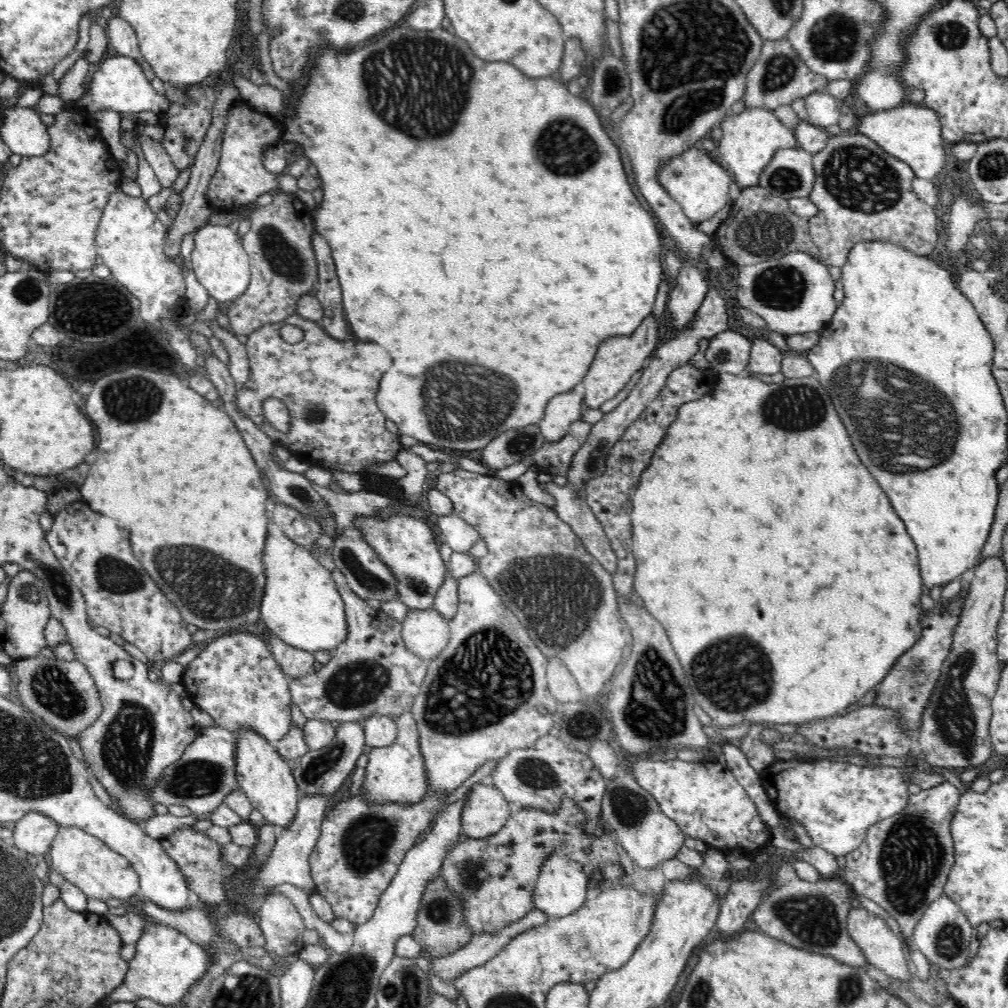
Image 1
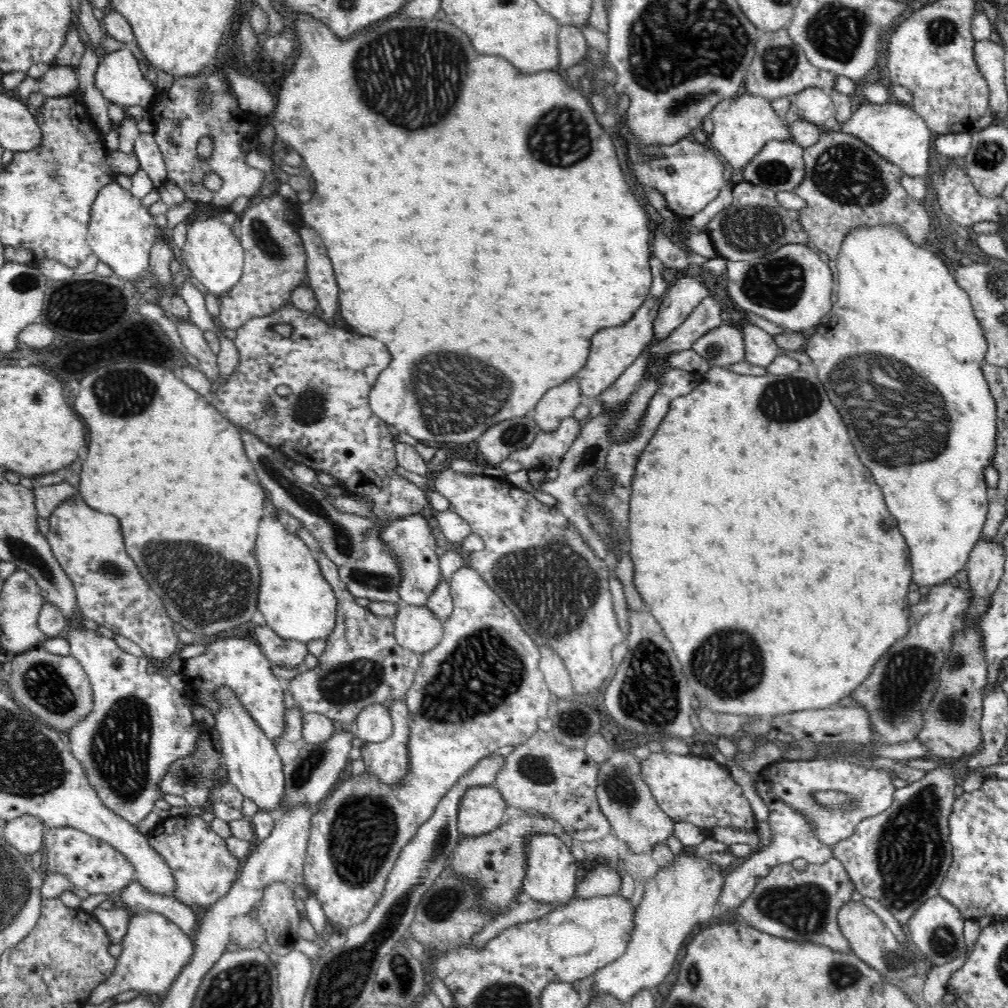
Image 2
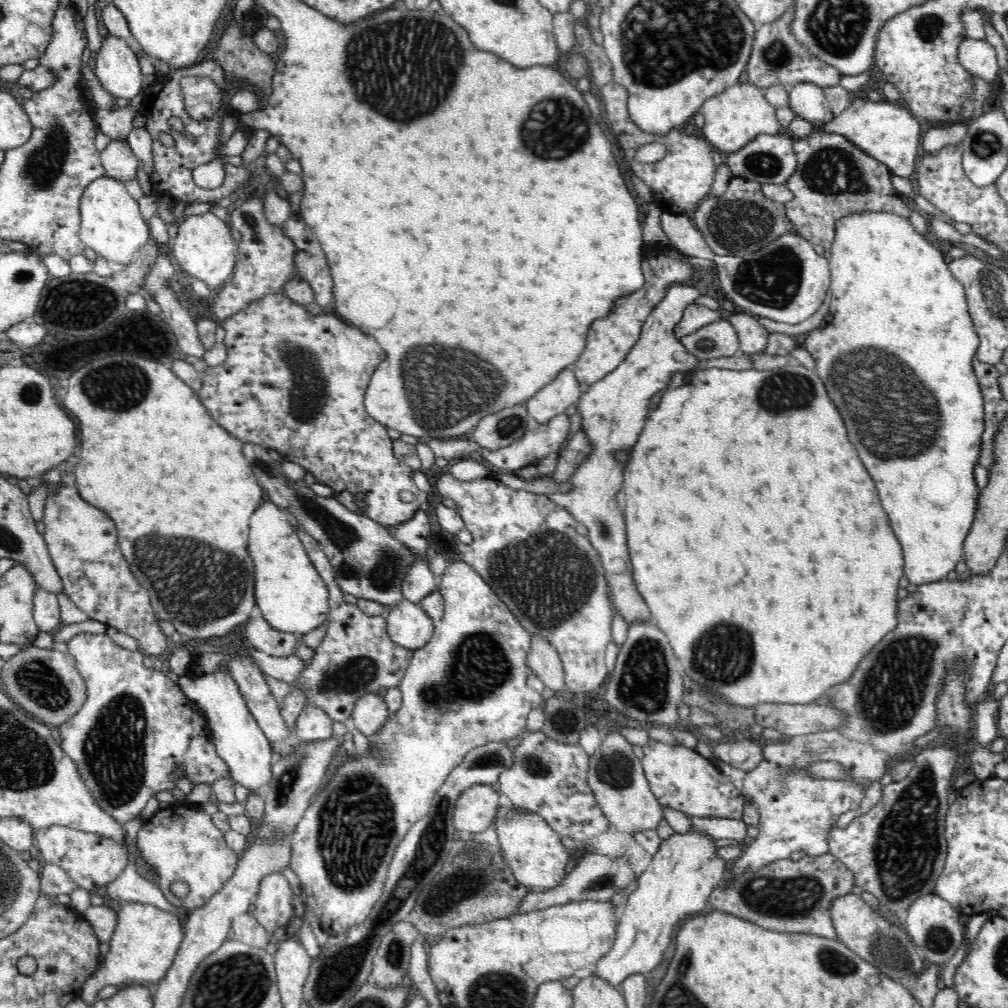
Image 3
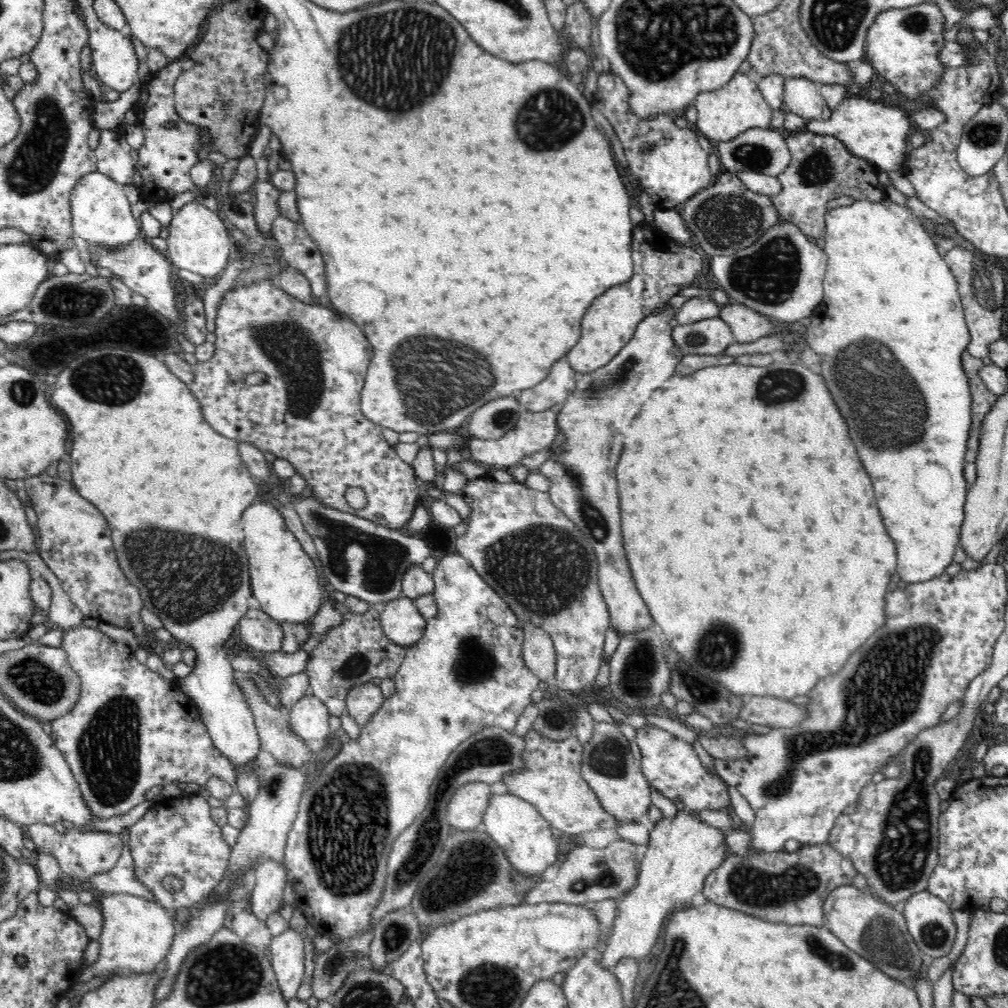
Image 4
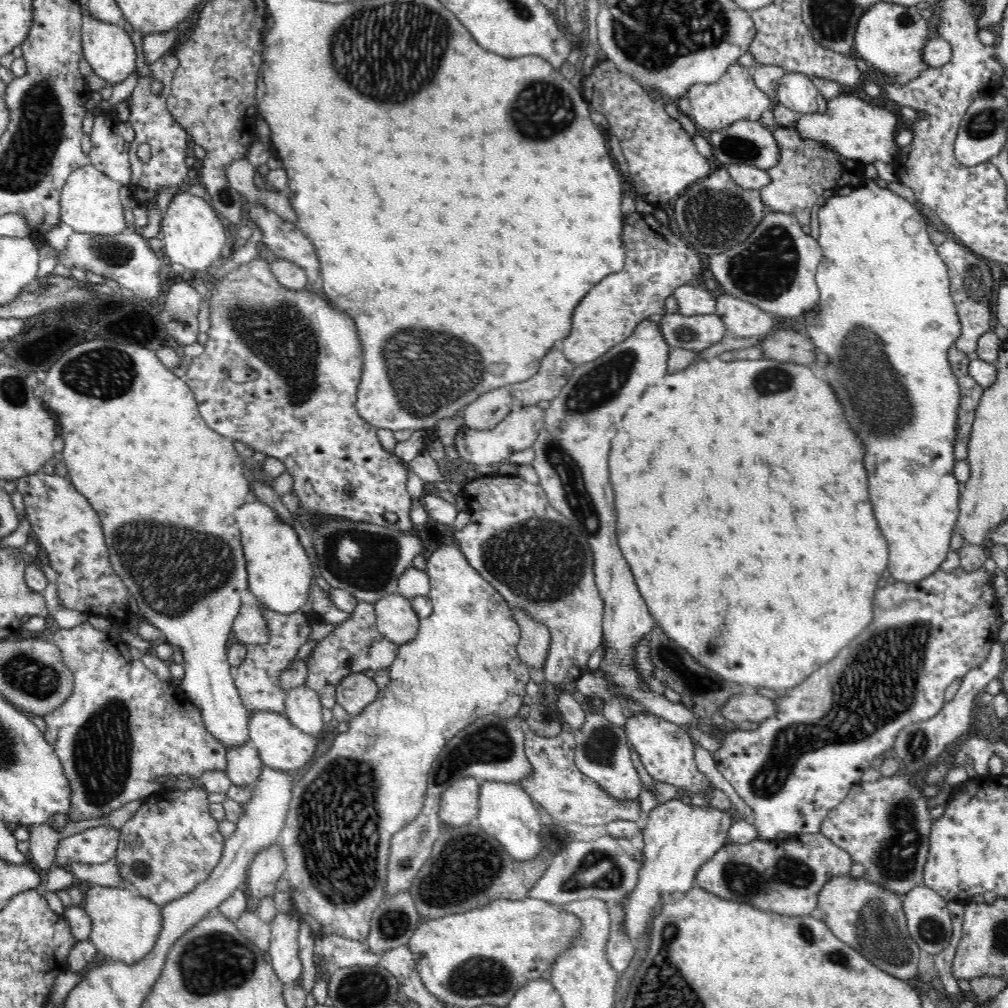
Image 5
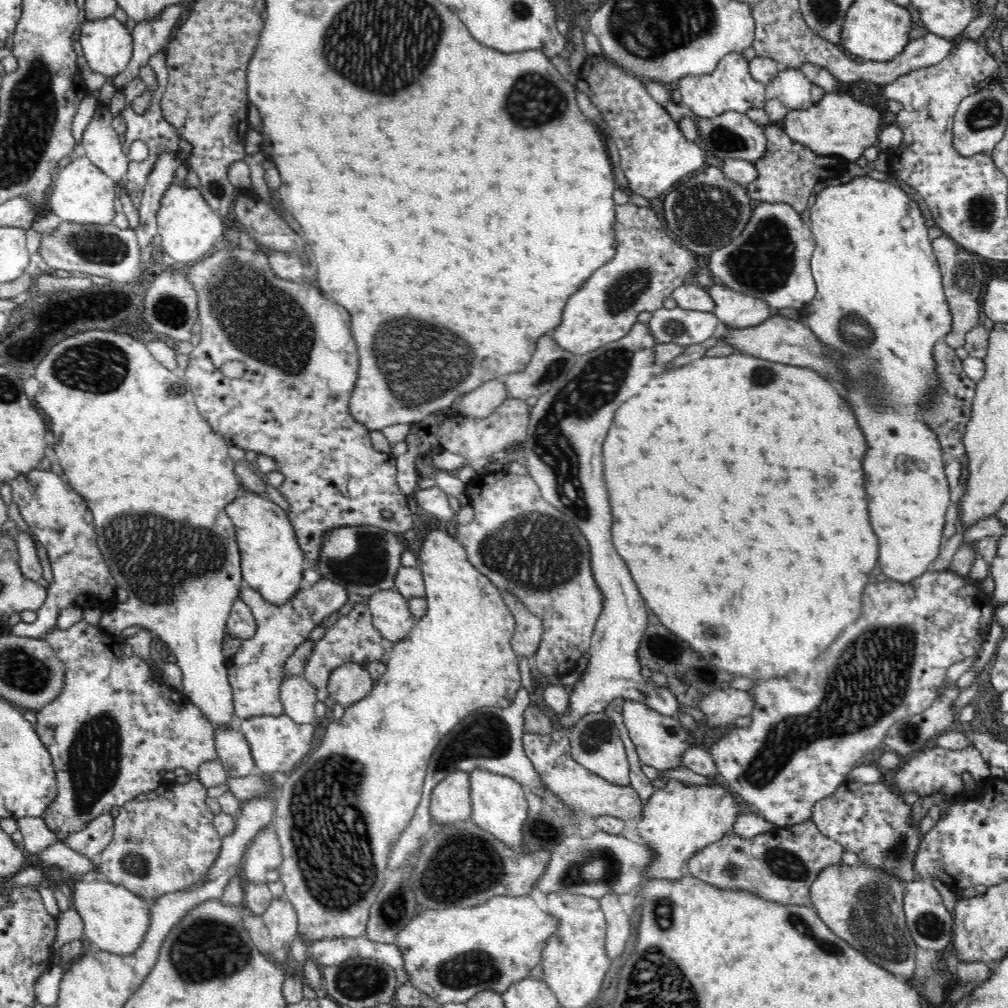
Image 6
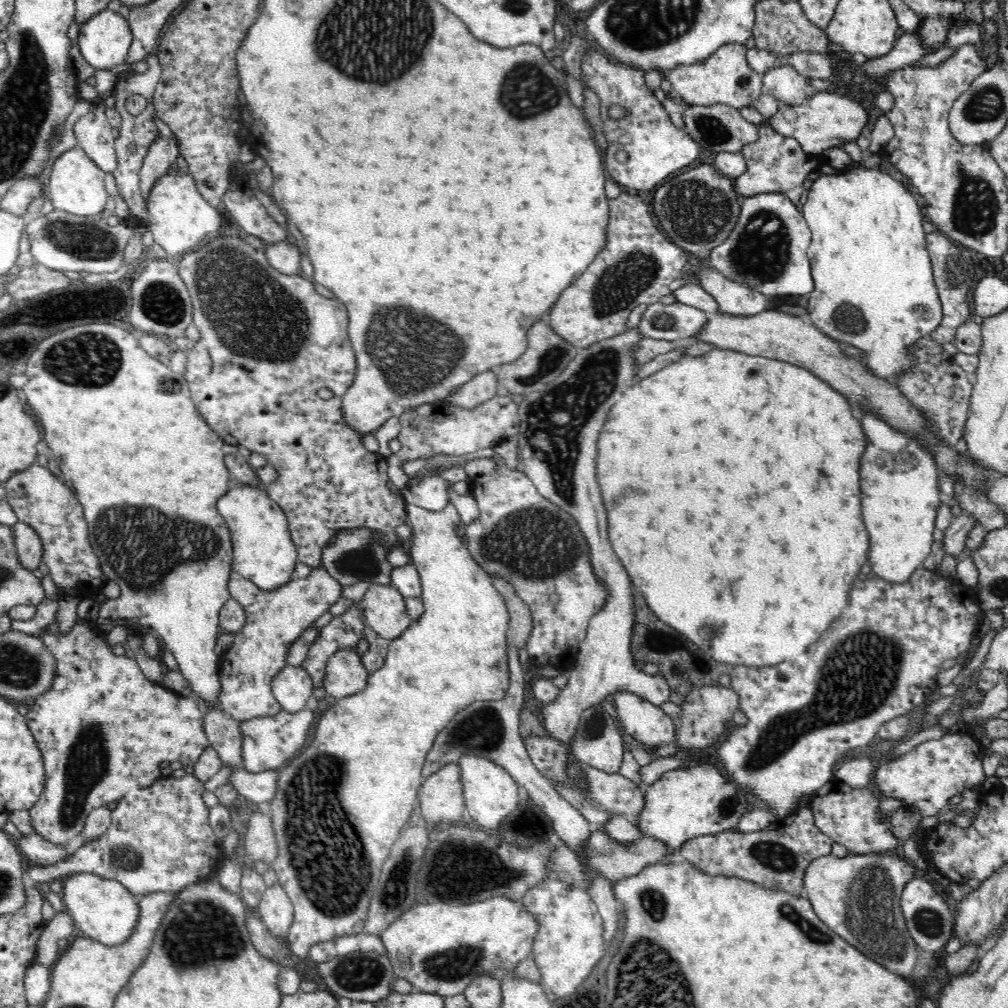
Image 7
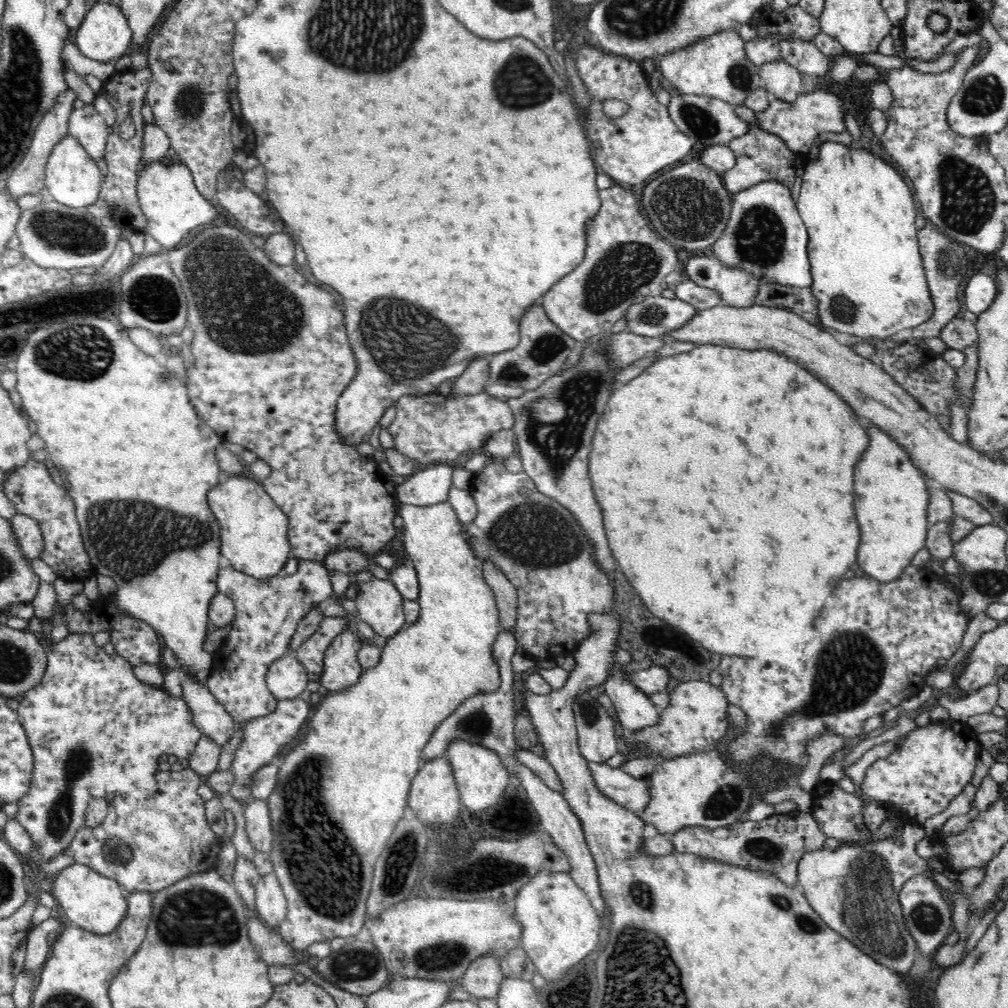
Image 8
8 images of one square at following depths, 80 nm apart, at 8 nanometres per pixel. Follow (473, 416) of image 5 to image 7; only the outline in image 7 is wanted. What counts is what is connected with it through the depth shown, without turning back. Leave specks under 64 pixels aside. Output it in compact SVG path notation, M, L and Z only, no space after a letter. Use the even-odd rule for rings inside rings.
M492 372L478 374L471 382L456 390L446 402L464 409L474 409L498 396L499 382Z

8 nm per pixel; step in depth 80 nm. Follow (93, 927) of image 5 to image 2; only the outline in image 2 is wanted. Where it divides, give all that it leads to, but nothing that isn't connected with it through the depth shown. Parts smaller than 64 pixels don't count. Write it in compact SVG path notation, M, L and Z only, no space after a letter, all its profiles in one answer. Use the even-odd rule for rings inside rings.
M130 911L131 920L126 928L126 936L120 944L123 946L121 955L116 958L113 974L102 985L92 990L88 1001L100 1005L110 1001L112 996L123 992L136 992L154 999L168 993L173 983L181 974L180 970L190 962L194 945L190 938L178 925L156 913L136 913Z

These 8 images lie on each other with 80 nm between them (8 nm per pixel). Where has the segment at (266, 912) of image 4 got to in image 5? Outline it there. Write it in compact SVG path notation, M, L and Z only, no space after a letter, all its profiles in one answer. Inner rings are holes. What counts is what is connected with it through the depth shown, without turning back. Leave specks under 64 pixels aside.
M279 844L257 853L247 867L248 894L254 905L277 891L278 881L286 874L287 865Z

